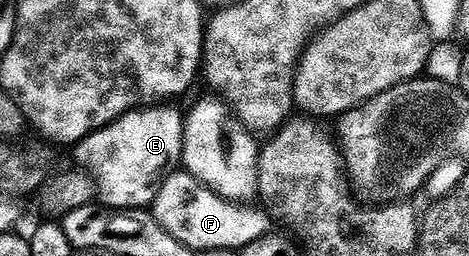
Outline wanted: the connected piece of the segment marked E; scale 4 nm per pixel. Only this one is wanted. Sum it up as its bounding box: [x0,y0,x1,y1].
[78,103,184,209]

